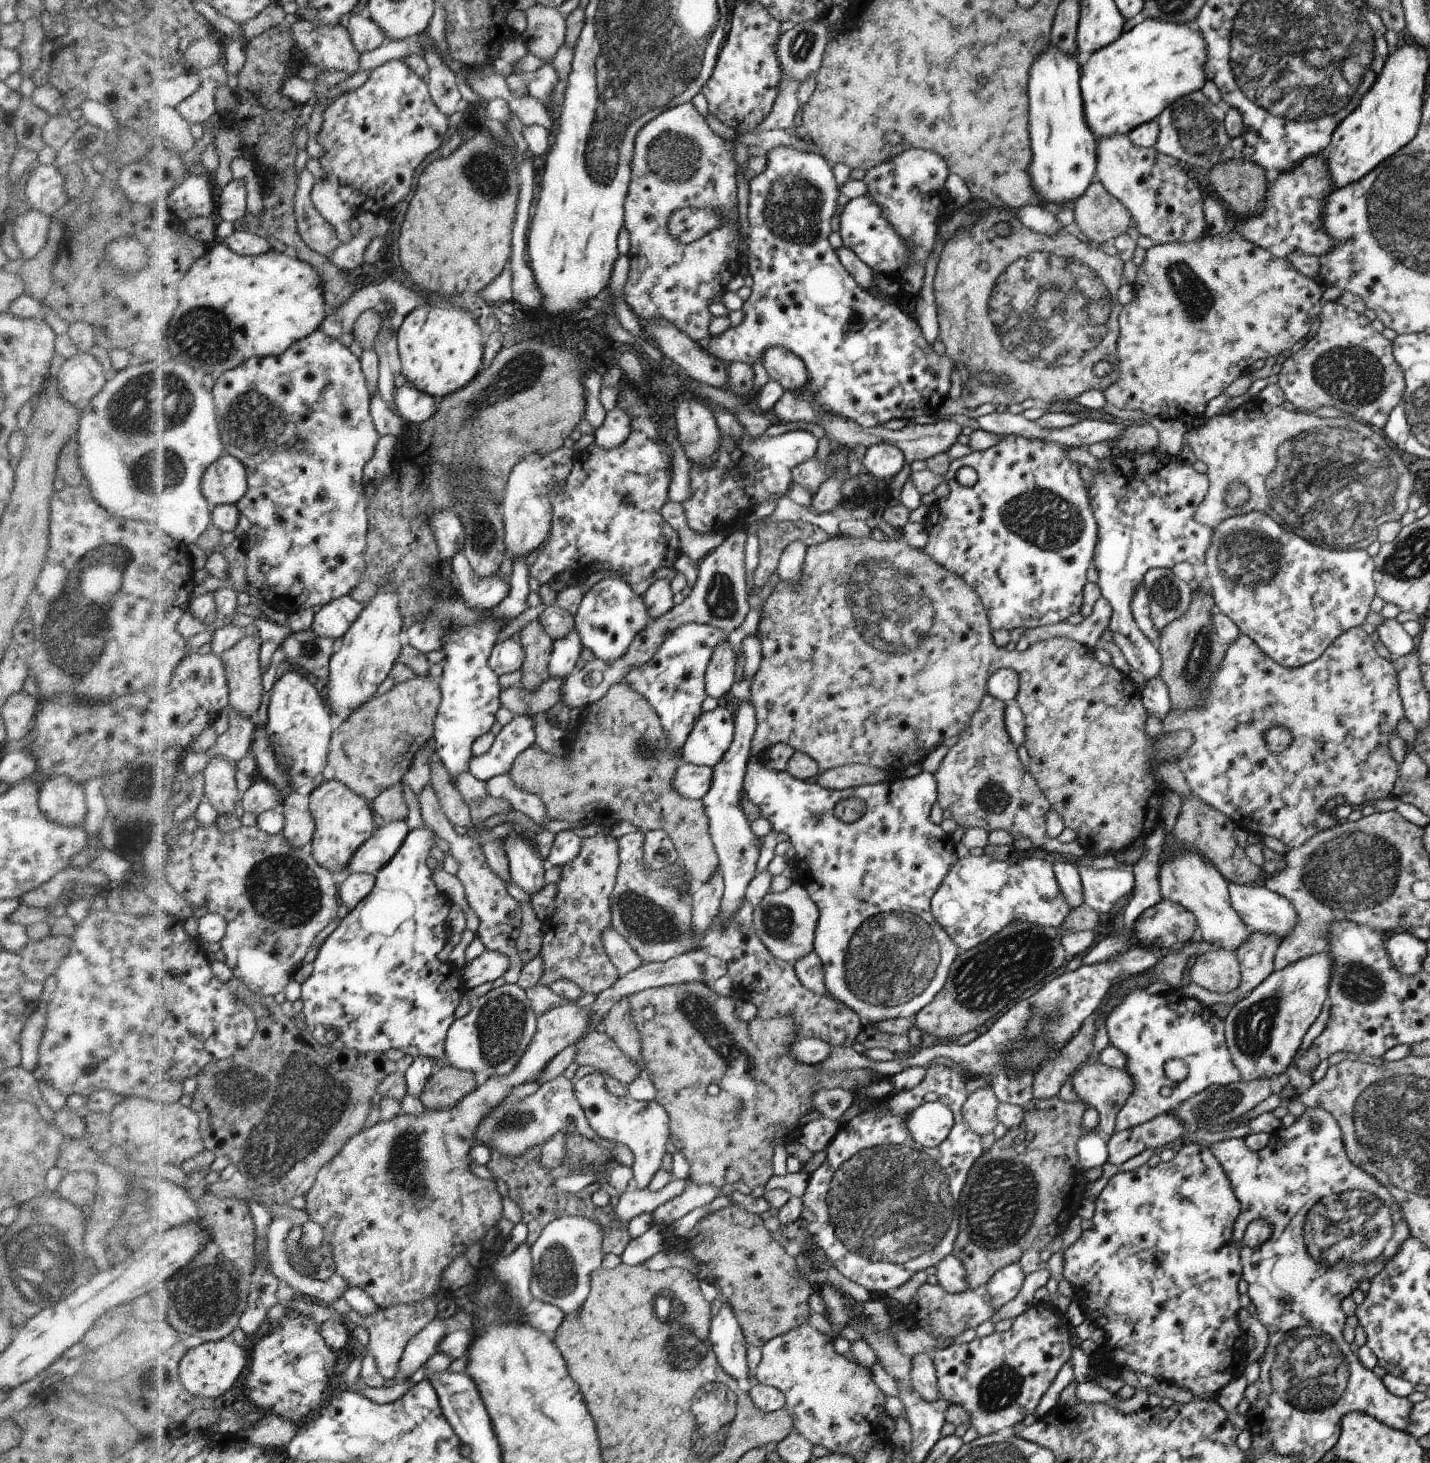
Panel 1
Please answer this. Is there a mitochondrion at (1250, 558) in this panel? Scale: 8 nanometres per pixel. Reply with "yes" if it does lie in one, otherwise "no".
yes

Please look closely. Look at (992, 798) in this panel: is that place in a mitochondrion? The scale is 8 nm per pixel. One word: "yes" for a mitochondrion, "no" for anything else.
yes

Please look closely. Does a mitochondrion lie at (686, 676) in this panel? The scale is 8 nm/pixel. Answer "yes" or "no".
no

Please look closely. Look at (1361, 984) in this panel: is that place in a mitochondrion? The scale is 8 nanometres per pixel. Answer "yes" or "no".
yes

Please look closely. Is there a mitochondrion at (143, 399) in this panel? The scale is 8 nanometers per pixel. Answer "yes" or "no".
yes

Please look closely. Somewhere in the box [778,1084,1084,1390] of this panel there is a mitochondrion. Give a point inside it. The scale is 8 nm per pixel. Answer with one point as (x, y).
(889, 1205)

